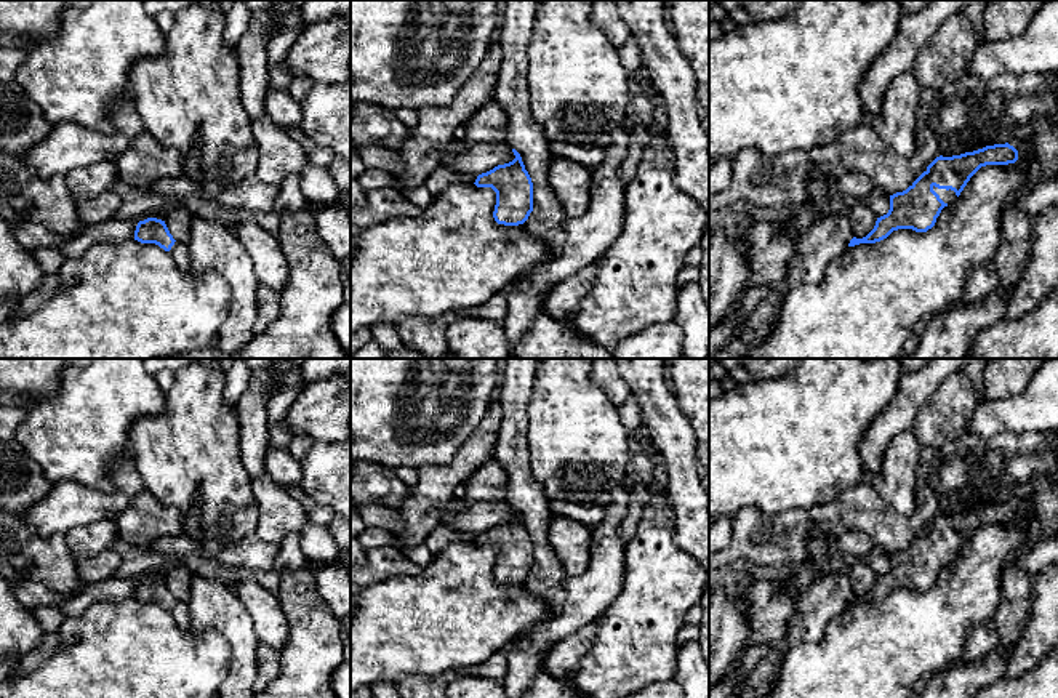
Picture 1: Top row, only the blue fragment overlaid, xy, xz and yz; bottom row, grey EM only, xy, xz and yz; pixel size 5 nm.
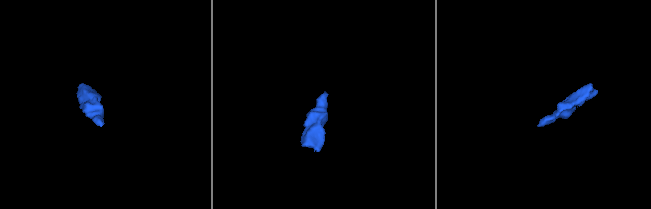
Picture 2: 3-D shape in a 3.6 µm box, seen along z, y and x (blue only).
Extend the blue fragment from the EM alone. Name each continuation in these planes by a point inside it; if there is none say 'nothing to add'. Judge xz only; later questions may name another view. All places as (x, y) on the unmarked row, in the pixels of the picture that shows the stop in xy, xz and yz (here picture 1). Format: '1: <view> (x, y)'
nothing to add

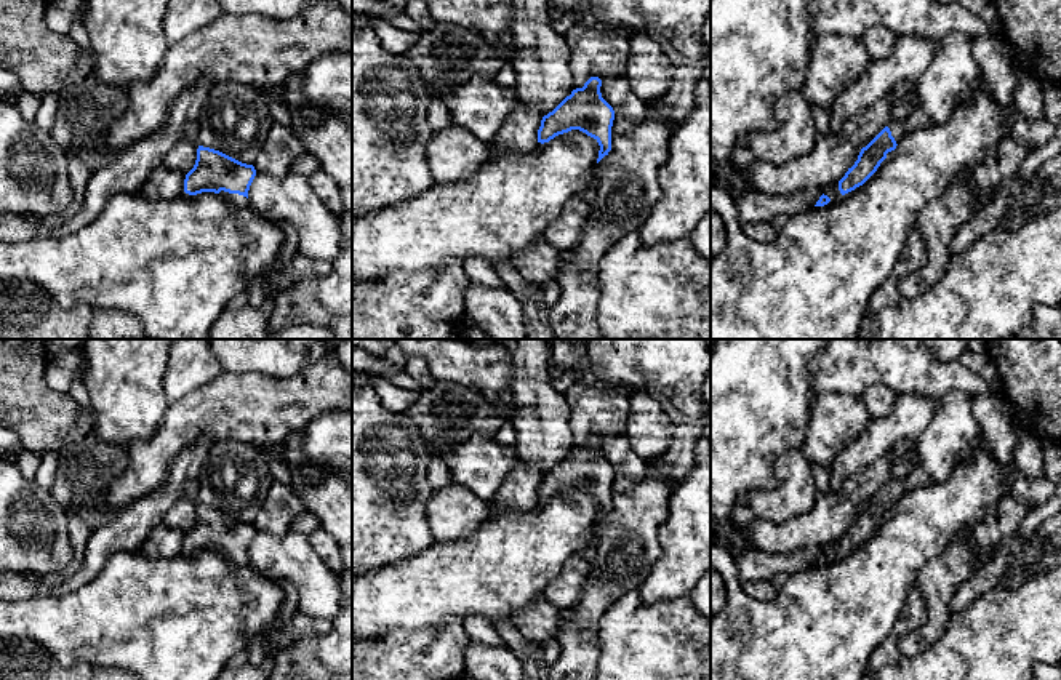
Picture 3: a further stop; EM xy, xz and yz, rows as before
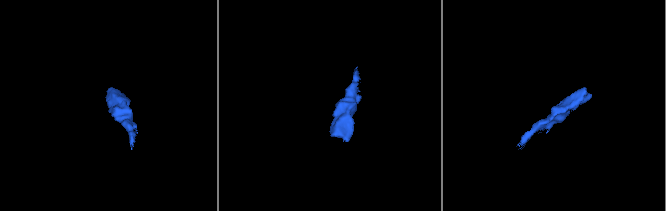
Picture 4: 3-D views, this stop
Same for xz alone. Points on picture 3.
nothing to add

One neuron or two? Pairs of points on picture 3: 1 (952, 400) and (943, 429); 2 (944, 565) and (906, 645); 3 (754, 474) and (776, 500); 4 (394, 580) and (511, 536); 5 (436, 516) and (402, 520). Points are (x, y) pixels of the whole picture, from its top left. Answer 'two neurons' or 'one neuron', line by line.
1: one neuron
2: one neuron
3: two neurons
4: one neuron
5: two neurons

